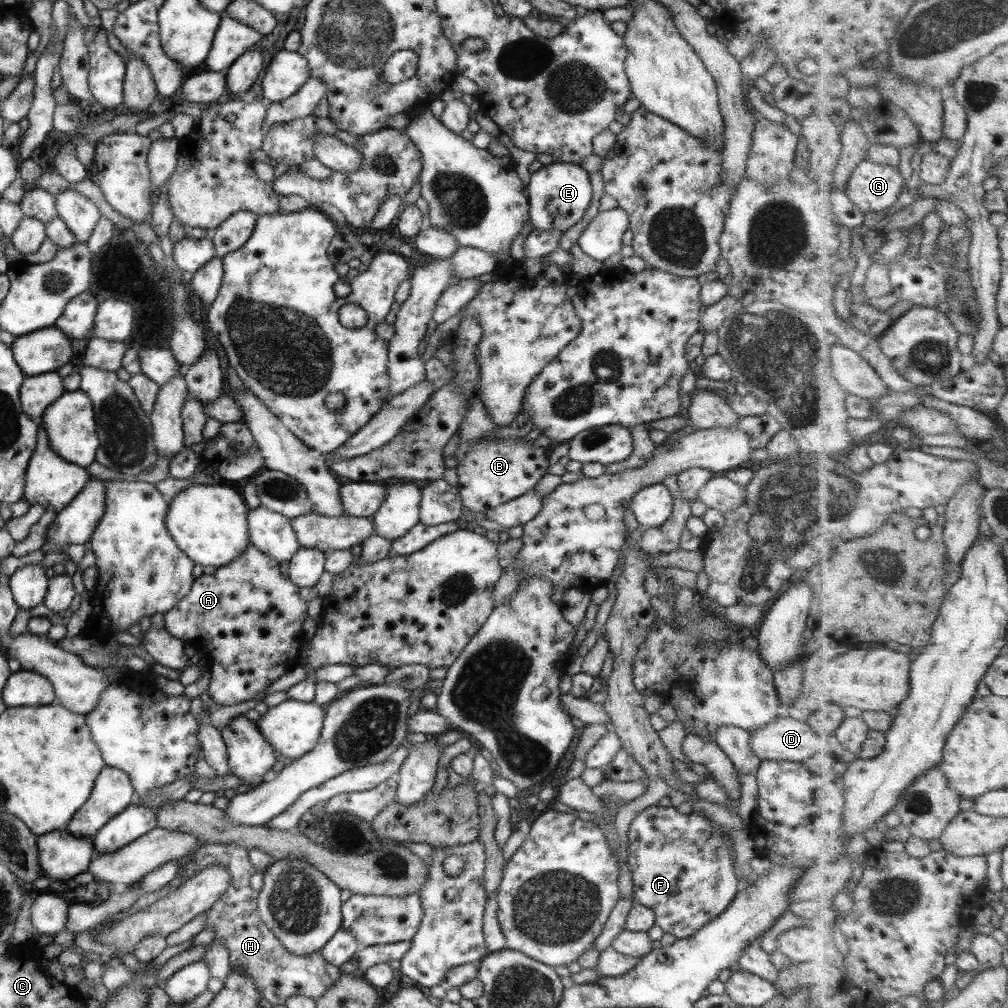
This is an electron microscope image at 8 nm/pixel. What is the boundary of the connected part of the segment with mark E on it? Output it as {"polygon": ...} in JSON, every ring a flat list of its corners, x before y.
{"polygon":[[568,163,547,164,530,175,527,185,528,218,533,229,553,229,564,232,583,216,591,202,591,185,588,173,579,165]]}

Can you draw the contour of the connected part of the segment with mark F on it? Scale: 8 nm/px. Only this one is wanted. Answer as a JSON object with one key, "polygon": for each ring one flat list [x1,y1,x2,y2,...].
{"polygon":[[650,804,633,818,628,828,626,863,632,874,633,902,650,908,654,914,655,926,659,926,663,933,672,934,676,939,691,936,697,929,703,928,729,907,737,895,738,878,734,872,731,849,712,826,713,822,703,813,681,814,671,805,661,807]]}

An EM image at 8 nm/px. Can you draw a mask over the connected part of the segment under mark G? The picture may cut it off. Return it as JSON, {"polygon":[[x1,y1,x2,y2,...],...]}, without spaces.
{"polygon":[[865,160,853,172,846,194,863,212,882,212,894,206,906,180,892,165]]}

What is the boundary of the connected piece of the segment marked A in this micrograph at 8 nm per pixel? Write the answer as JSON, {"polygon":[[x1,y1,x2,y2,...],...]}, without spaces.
{"polygon":[[250,542,231,562,217,567,213,574,202,573,193,579,187,594,179,599,175,608,163,613,163,627,170,636,181,640,201,638,211,656,211,673,206,694,215,704,237,704,257,697,274,681,297,667,301,646,305,643,302,623,307,618,307,603,299,597,299,587,281,575,279,564]]}

